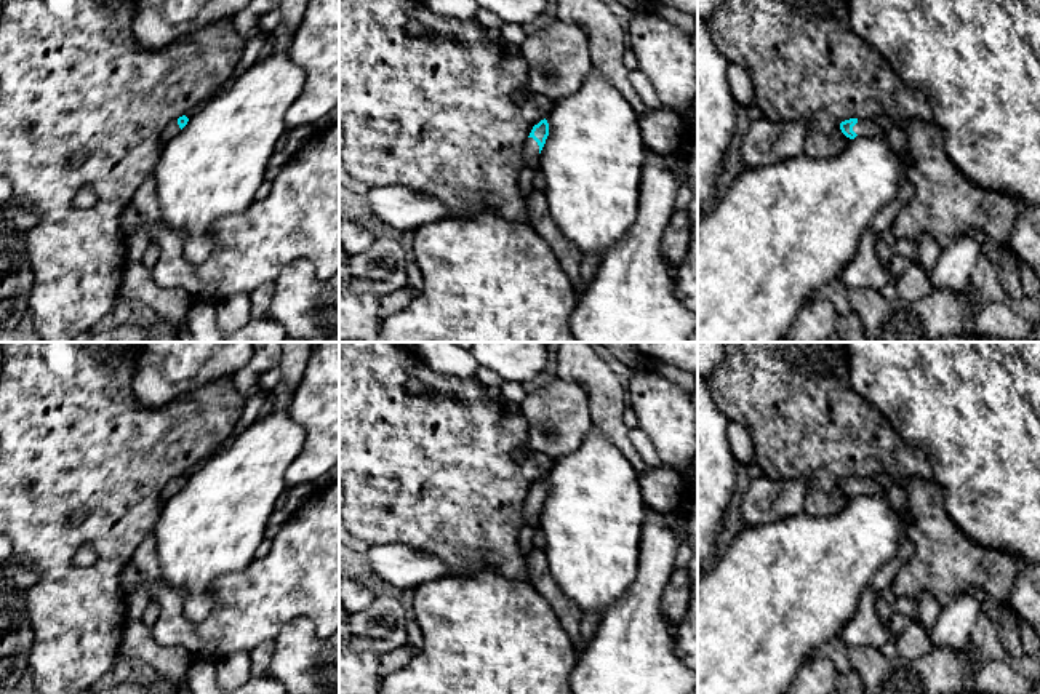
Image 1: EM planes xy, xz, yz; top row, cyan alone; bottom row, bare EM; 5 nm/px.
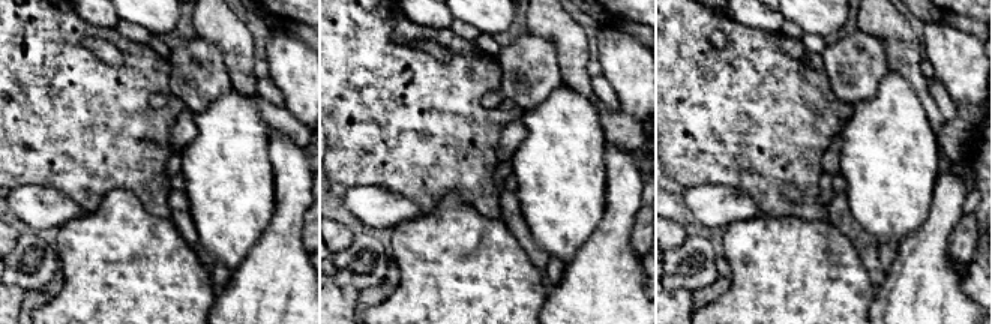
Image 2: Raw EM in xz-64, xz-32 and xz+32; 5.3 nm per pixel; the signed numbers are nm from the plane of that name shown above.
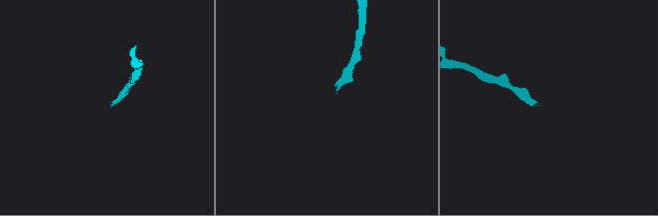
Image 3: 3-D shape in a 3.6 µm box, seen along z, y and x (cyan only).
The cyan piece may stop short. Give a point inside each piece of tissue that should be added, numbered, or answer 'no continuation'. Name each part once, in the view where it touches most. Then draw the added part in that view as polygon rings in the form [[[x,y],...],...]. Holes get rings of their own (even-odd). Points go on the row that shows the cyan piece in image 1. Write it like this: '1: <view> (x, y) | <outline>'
1: xz (530, 149) | [[[528,138],[528,141],[523,146],[523,168],[538,166],[538,160],[539,160],[539,146],[533,138]]]

